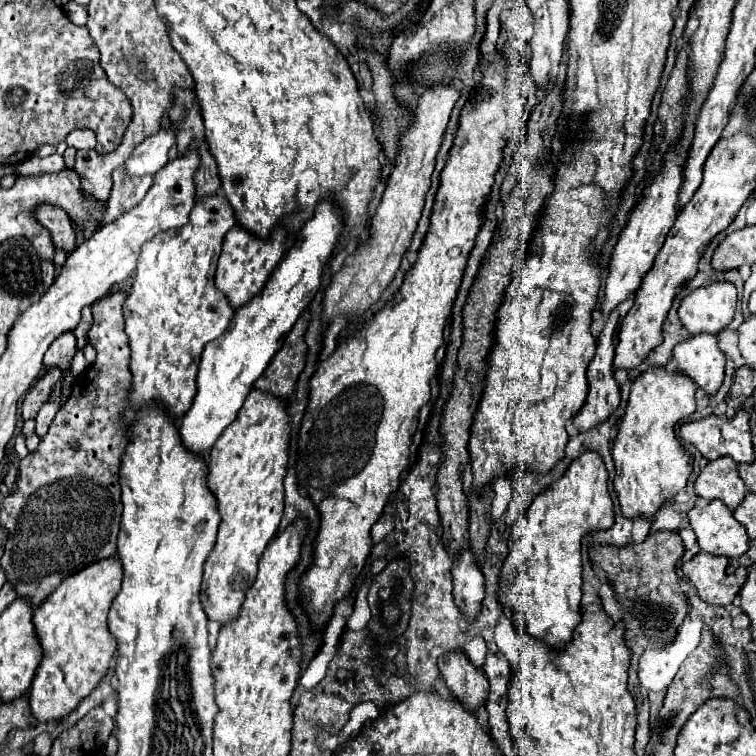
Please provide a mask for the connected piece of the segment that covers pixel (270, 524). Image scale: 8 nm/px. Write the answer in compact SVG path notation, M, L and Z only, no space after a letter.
M251 390L237 420L225 428L209 454L207 486L217 498L221 524L215 548L205 562L201 606L209 620L219 622L219 626L239 616L245 592L255 582L257 562L283 516L283 476L291 430L285 408L287 402L261 390Z

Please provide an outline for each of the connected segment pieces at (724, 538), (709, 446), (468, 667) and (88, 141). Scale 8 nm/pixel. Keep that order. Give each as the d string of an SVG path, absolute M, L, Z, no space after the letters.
M711 500L705 506L689 510L689 522L697 536L697 544L707 554L739 558L749 548L749 536L743 524L737 524L733 512L721 502Z
M737 410L735 418L711 414L697 422L685 422L685 424L681 424L679 436L685 442L693 444L707 460L715 460L721 456L731 456L739 464L755 460L755 452L753 452L753 444L751 444L751 430L749 430L749 414L745 410Z
M447 652L441 660L437 660L437 664L451 694L461 700L469 710L477 710L477 706L485 702L487 676L481 668L473 666L465 652Z
M73 130L65 142L67 142L67 146L73 146L77 150L95 148L95 136L89 130Z

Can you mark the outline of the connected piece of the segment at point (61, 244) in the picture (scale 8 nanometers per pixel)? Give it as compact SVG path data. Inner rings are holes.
M39 206L37 208L37 220L49 230L53 246L63 250L65 254L73 252L73 248L77 248L77 234L71 226L69 216L61 210L61 208L53 208L53 206Z

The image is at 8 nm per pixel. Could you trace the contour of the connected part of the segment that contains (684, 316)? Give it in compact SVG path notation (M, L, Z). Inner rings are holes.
M709 282L689 292L679 306L681 324L691 332L719 334L731 324L737 306L737 290L729 282Z

